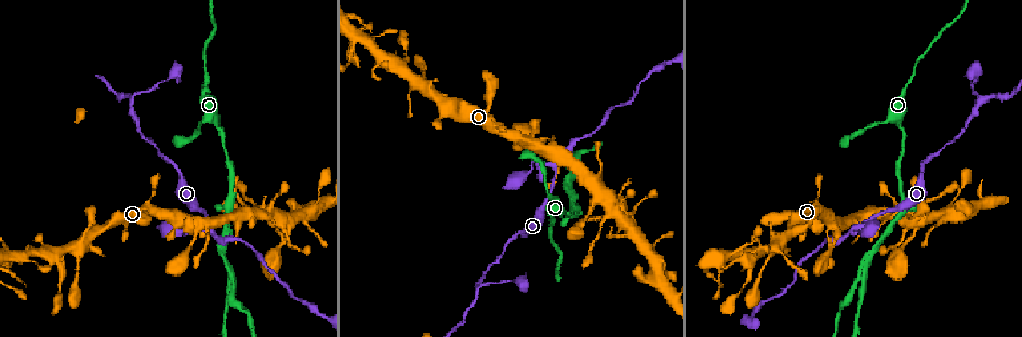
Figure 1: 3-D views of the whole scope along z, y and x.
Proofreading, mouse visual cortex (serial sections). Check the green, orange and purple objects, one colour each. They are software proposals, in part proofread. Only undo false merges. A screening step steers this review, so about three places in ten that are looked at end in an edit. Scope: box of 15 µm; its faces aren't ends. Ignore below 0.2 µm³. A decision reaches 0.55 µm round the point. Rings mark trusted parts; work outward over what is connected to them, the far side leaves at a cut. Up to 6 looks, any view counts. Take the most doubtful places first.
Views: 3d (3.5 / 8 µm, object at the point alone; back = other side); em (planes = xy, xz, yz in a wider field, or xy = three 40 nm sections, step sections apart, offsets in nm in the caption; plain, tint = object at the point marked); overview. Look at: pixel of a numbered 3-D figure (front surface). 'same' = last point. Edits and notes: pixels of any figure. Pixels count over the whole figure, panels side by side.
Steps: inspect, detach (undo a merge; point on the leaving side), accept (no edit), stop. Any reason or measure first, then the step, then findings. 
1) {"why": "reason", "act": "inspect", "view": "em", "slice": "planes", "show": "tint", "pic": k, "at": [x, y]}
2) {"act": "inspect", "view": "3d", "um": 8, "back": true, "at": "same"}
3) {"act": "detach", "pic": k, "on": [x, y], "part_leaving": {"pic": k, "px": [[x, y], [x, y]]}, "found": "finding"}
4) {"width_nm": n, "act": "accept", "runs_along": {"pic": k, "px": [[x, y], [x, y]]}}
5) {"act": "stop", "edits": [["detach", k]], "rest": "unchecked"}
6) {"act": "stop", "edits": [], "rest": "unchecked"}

{"why": "three-way junction", "act": "inspect", "view": "3d", "um": 3.5, "pic": 1, "at": [861, 271]}

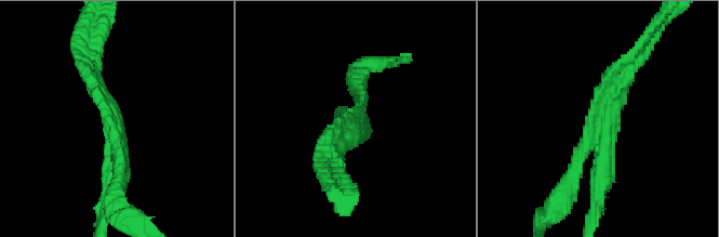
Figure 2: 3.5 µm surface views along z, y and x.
{"arms": 3, "arm_widths_nm": [200, 200, 300], "act": "inspect", "view": "em", "slice": "xy", "step": 1, "show": "tint", "pic": 2, "at": [605, 127]}

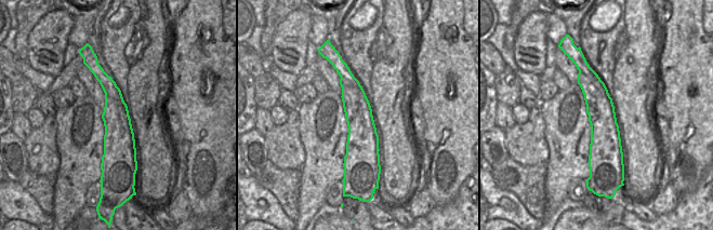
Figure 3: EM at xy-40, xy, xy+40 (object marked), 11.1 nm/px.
{"act": "detach", "pic": 2, "on": [571, 171], "part_leaving": {"pic": 2, "px": [[597, 134], [542, 218]]}, "found": "two cells meet here"}

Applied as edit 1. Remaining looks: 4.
{"why": "branch point", "act": "inspect", "view": "3d", "um": 3.5, "pic": 1, "at": [475, 290]}

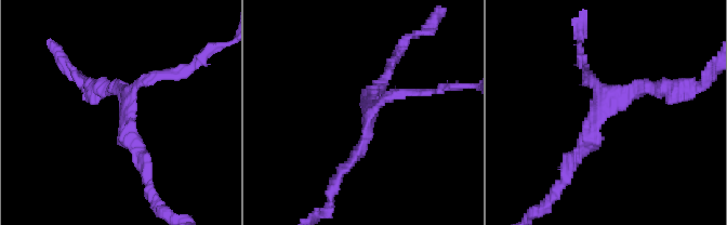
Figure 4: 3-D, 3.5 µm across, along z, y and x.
{"act": "inspect", "view": "em", "slice": "xy", "step": 3, "show": "tint", "pic": 4, "at": [125, 107]}

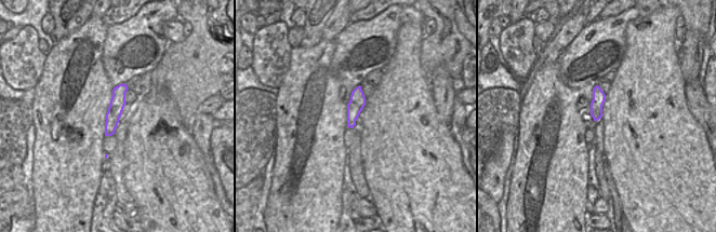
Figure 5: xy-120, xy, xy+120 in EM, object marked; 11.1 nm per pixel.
{"act": "accept", "runs_along": {"pic": 4, "px": [[569, 167], [605, 109], [586, 74]]}, "found": "continuous, no second cell"}

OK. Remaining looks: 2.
{"act": "stop", "edits": [["detach", 2]], "rest": "unchecked"}

